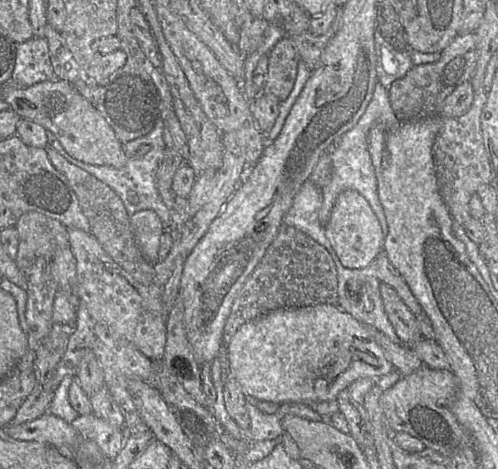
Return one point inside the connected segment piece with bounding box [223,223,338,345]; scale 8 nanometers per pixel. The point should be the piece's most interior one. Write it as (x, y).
(295, 271)

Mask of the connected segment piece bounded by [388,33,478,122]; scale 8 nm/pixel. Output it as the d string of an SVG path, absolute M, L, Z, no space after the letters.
M474 33L457 35L441 52L438 61L413 65L400 79L389 87L390 106L400 122L416 121L439 115L445 99L456 87L470 81L475 71L478 49Z

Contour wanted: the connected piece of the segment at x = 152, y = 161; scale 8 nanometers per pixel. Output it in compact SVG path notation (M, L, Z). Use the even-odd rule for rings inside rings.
M160 117L149 133L123 143L122 147L127 157L127 161L122 168L114 168L106 165L93 165L77 160L66 153L57 138L50 131L46 130L46 135L48 144L69 163L83 169L113 189L122 200L129 217L140 210L153 210L160 218L164 230L168 230L172 223L172 217L169 209L163 203L158 193L155 181L158 163L166 148L163 140L163 127L163 119ZM131 191L134 191L138 194L139 200L136 204L133 204L129 201L128 196Z

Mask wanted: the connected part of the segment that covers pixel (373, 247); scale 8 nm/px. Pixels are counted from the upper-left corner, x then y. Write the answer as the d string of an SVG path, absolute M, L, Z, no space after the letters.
M352 189L337 196L325 234L341 265L347 269L368 266L383 249L383 234L376 216L365 198Z

